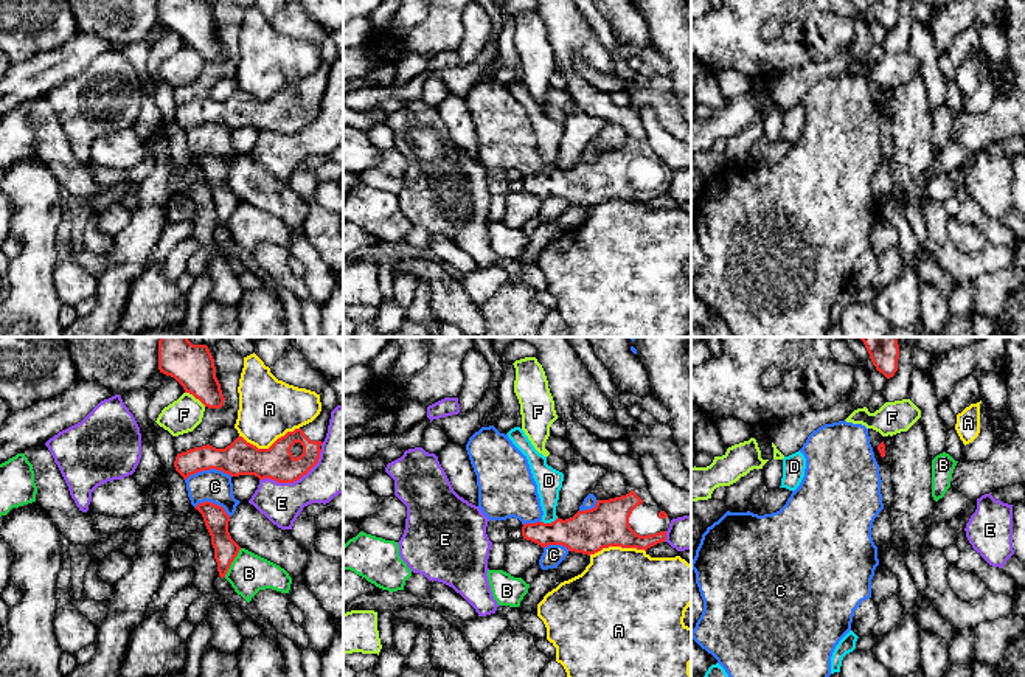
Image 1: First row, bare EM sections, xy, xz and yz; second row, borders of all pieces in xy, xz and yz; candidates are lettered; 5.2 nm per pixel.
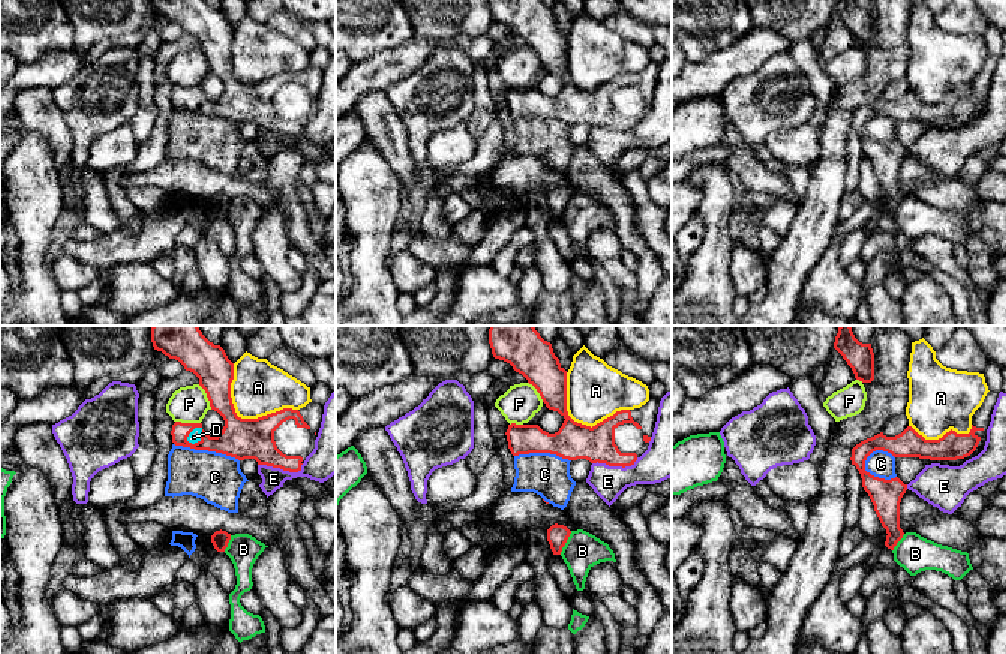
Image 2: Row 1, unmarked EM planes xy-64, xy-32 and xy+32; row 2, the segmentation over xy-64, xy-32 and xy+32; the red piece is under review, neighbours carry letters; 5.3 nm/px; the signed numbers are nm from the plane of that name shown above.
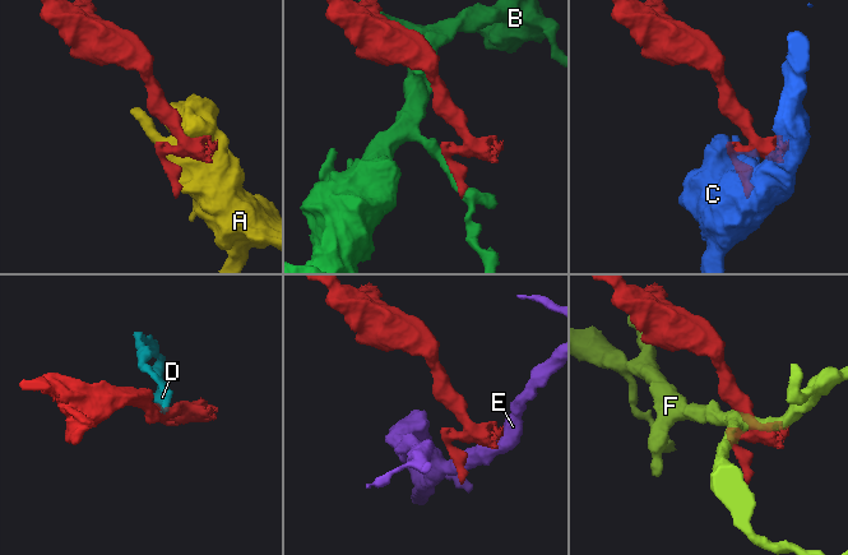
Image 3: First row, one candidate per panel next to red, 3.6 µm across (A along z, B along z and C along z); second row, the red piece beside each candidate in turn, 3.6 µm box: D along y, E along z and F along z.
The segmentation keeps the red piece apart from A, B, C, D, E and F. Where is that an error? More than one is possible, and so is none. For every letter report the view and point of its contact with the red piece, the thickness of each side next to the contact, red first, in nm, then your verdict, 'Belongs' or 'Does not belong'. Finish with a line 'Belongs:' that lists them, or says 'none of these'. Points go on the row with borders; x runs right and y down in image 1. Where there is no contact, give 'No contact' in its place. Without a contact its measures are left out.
A: Touches red at xy (271, 446). Thickness 180 nm (red) against 300 nm. Does not belong
B: Touches red at xy (232, 561). Thickness 130 nm (red) against 200 nm. Does not belong
C: Touches red at xy (208, 469). Thickness 180 nm (red) against 170 nm. Does not belong
D: Touches red at xz (548, 524). Thickness 220 nm (red) against 140 nm. Belongs
E: Touches red at xy (294, 480). Thickness 180 nm (red) against 240 nm. Does not belong
F: Touches red at xy (196, 398). Thickness 220 nm (red) against 180 nm. Does not belong
Belongs: D

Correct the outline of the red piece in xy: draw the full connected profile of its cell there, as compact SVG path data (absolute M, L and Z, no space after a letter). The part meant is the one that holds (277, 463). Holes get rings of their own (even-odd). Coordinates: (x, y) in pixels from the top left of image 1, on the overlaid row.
M321 408L309 424L287 432L269 449L258 449L238 436L225 449L210 444L177 453L174 467L186 480L202 470L222 470L231 477L255 475L278 483L294 483L306 475L320 458L328 433L331 410Z

